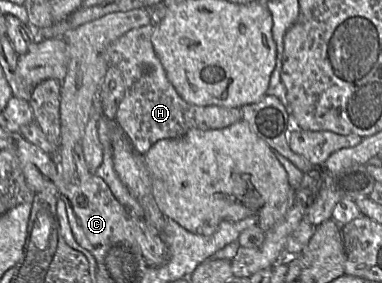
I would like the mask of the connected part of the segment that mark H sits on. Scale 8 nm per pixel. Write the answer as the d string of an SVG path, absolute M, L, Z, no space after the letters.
M148 24L127 31L108 47L107 52L110 64L121 71L125 84L125 94L119 104L116 121L134 148L145 154L161 139L180 137L194 128L221 129L243 119L239 107L196 105L185 101L177 93L151 42L154 26Z

